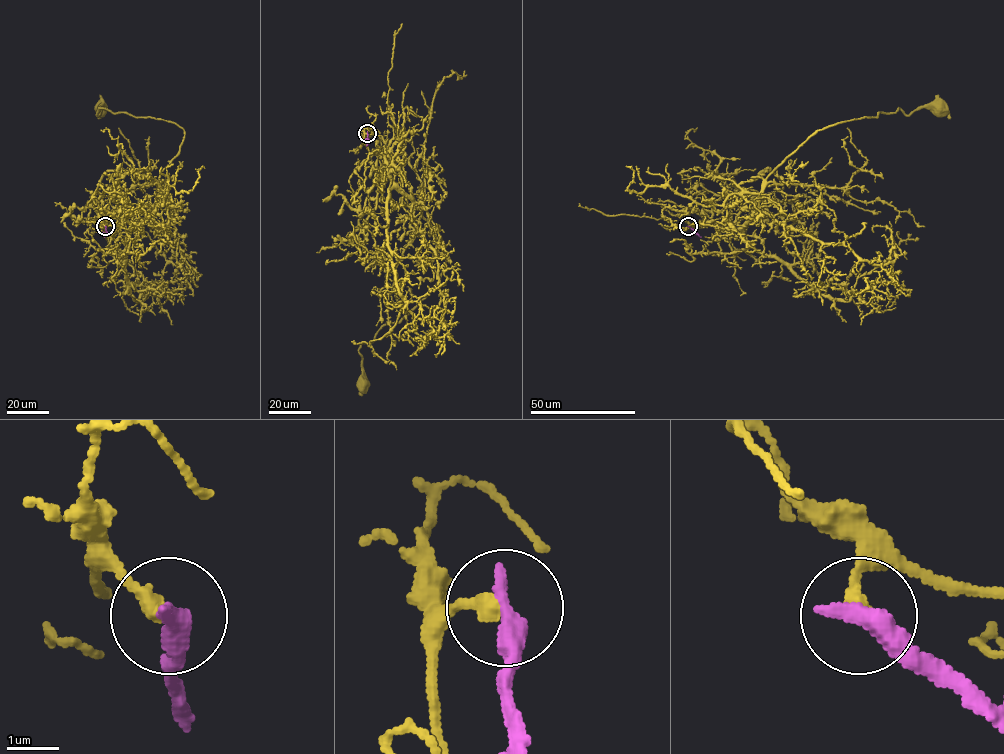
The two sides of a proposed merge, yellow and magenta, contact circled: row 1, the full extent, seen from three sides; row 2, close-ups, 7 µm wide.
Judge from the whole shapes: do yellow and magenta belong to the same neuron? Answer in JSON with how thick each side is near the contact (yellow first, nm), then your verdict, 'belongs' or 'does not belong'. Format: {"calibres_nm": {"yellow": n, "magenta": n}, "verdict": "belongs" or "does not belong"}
{"calibres_nm": {"yellow": 340, "magenta": 480}, "verdict": "does not belong"}

